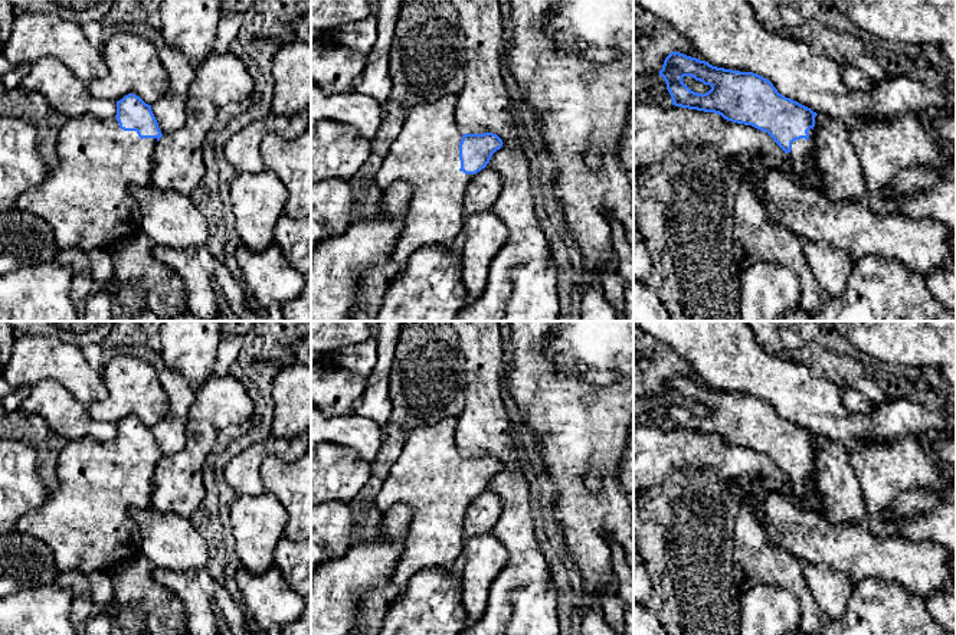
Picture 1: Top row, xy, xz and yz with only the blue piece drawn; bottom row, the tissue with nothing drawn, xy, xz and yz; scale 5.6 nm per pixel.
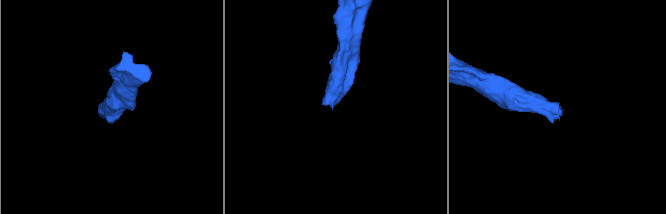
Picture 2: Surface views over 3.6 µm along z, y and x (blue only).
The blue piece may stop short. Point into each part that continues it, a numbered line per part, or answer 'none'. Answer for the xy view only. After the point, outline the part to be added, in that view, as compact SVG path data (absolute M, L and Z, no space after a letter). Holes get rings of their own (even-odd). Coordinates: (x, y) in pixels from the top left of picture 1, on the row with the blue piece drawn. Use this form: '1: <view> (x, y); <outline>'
1: xy (85, 199); M115 117L68 120L58 132L56 166L42 184L23 192L13 207L43 219L52 228L58 251L108 252L121 239L141 232L140 203L130 187L151 183L155 144L157 138L141 140L137 131L121 130Z

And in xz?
1: xz (425, 153); M448 95L415 107L376 174L380 194L394 181L407 181L413 187L412 199L403 216L402 233L387 264L389 278L396 276L405 268L415 251L430 245L449 249L461 236L465 219L464 197L468 183L475 174L465 174L459 170L459 143L464 132L456 122L456 104L458 96Z

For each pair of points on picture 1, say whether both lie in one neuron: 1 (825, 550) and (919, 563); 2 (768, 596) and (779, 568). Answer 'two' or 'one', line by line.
1: one
2: two

